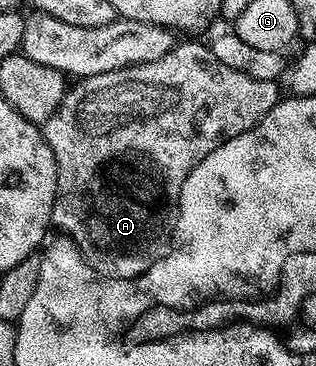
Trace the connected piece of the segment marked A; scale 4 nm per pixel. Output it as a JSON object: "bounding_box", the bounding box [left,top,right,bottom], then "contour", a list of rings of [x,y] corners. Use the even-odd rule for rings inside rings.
{"bounding_box":[41,44,280,277],"contour":[[[175,44],[163,58],[73,82],[60,107],[41,126],[56,159],[58,190],[50,216],[53,228],[73,241],[83,259],[102,277],[138,277],[149,273],[174,244],[180,191],[196,163],[220,143],[256,127],[280,99],[278,81],[252,79],[232,71],[212,55],[209,44]]]}

